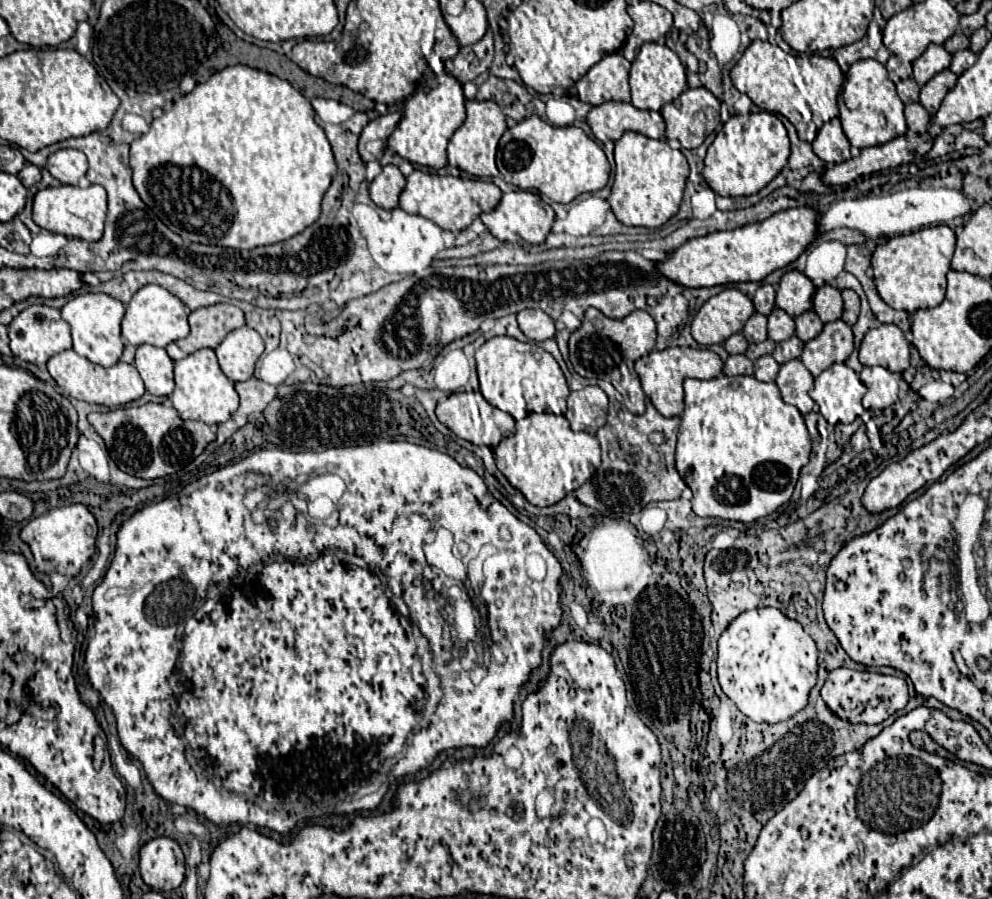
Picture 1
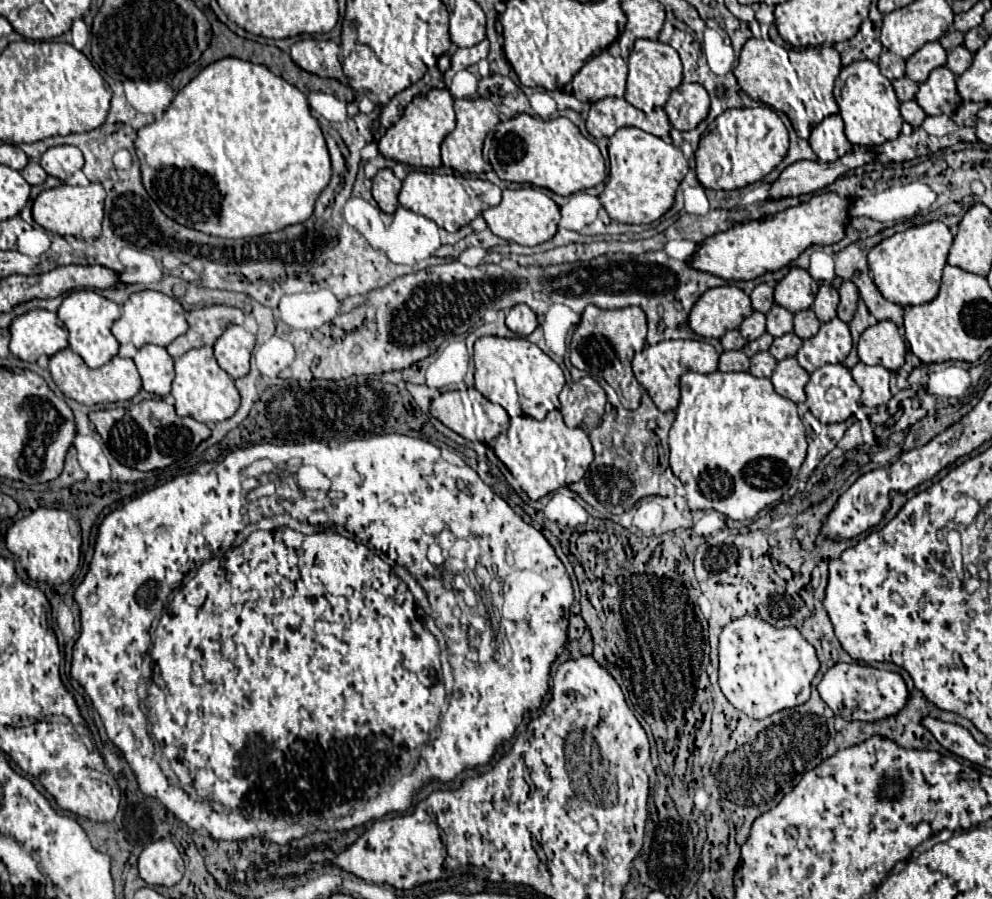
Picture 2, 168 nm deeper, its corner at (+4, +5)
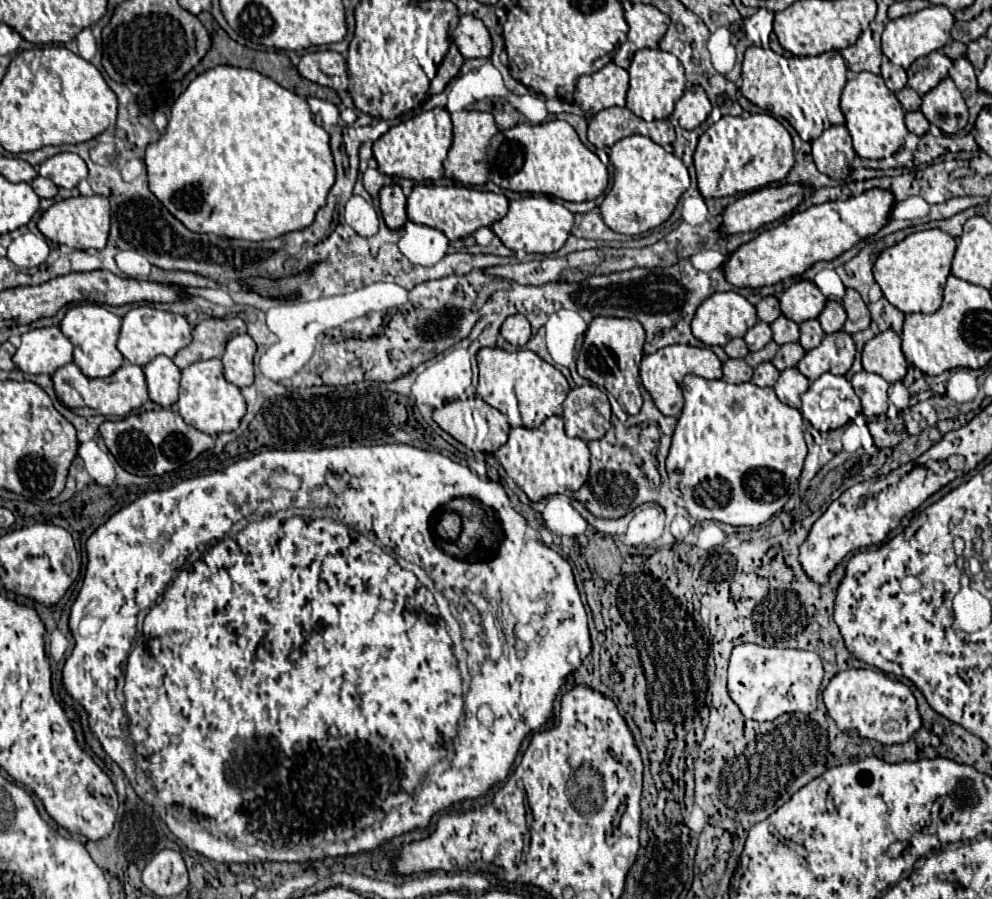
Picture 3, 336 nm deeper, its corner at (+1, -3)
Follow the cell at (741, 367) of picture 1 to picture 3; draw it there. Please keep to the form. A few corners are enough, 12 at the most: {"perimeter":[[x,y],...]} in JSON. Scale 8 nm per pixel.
{"perimeter":[[746,360],[724,362],[724,380],[750,382],[752,368]]}

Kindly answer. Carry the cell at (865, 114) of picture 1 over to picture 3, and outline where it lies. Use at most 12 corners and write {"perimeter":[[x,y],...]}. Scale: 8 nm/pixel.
{"perimeter":[[882,76],[848,80],[840,108],[860,158],[888,158],[908,134]]}

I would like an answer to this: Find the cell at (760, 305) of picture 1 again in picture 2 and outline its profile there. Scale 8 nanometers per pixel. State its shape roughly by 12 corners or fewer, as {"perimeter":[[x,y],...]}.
{"perimeter":[[759,284],[751,292],[751,304],[767,314],[773,306],[773,288]]}

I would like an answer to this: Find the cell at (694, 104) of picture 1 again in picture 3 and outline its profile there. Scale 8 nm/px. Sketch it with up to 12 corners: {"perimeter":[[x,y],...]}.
{"perimeter":[[692,86],[676,102],[680,128],[700,126],[712,106],[700,86]]}

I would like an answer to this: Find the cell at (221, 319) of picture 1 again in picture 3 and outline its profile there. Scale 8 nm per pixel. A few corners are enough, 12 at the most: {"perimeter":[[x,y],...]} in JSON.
{"perimeter":[[240,318],[202,320],[192,342],[174,356],[182,370],[222,358],[226,342],[246,324]]}

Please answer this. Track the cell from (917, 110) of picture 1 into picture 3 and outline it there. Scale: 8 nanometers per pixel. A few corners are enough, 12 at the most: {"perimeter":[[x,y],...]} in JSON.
{"perimeter":[[920,110],[906,114],[906,126],[916,136],[928,132],[930,122]]}

